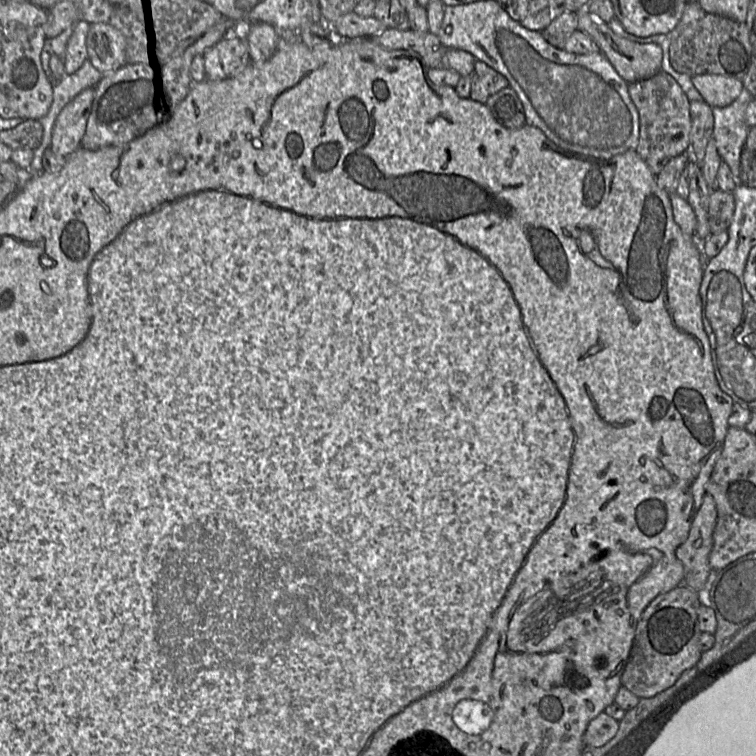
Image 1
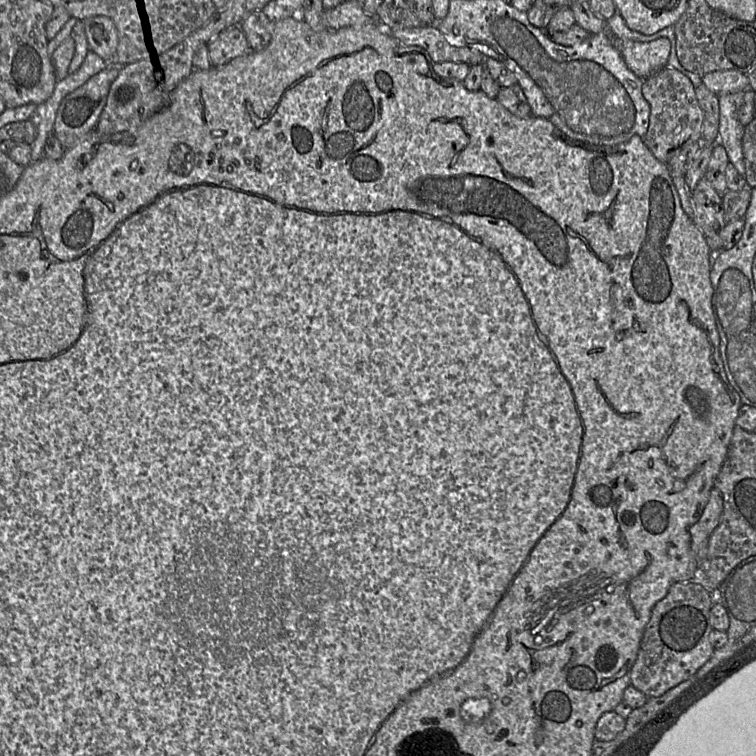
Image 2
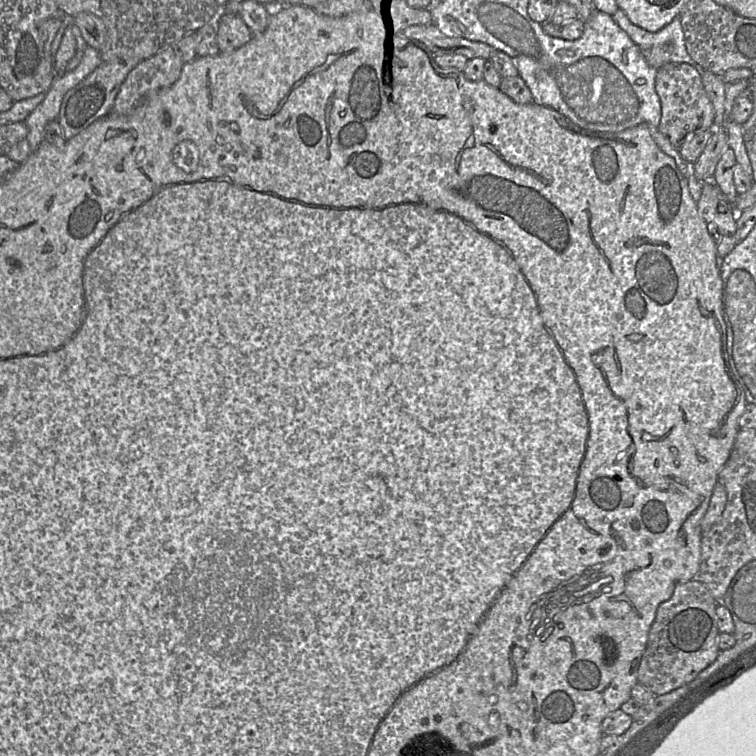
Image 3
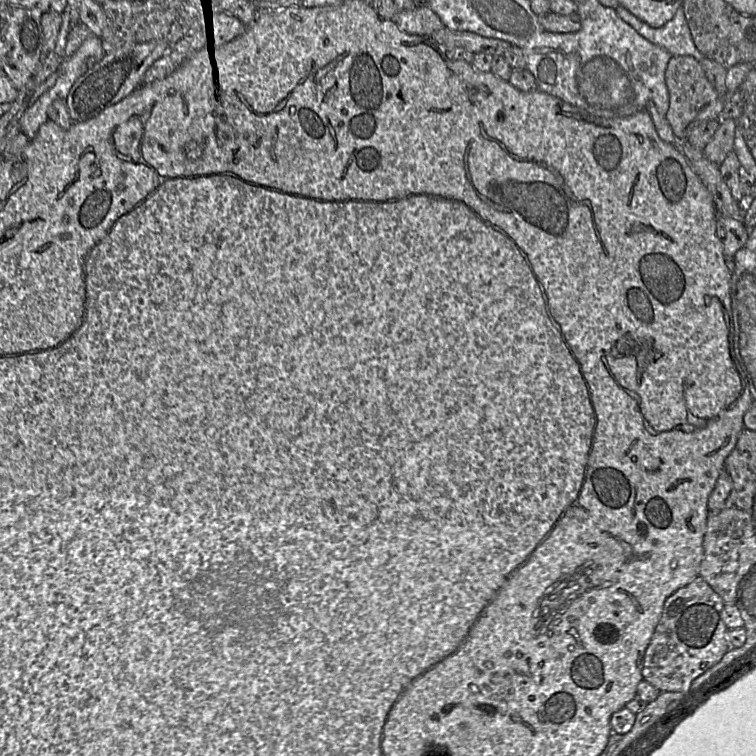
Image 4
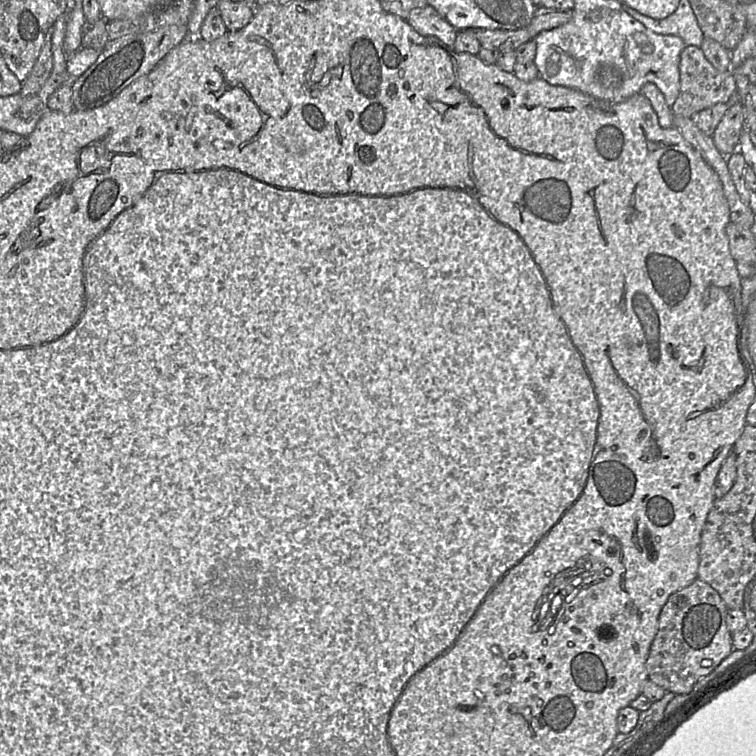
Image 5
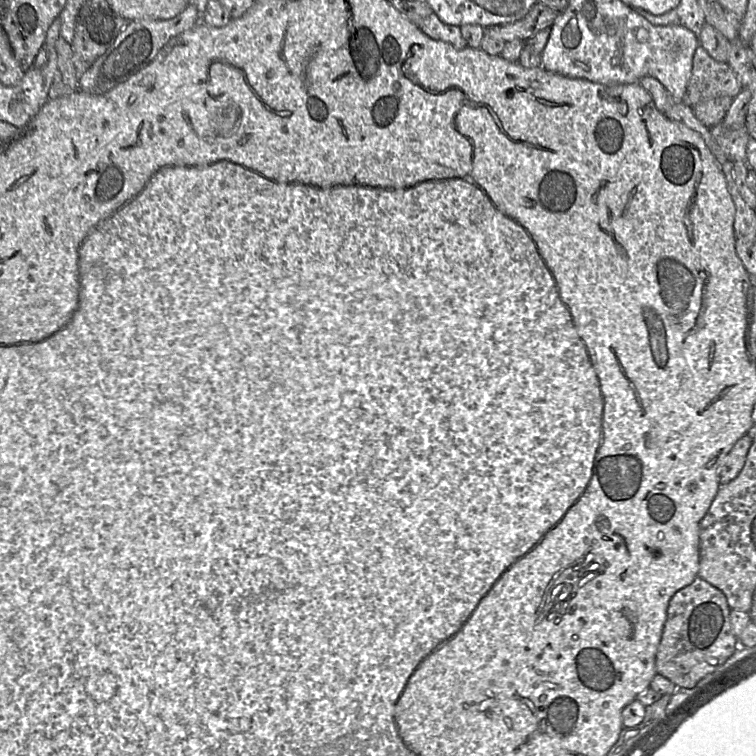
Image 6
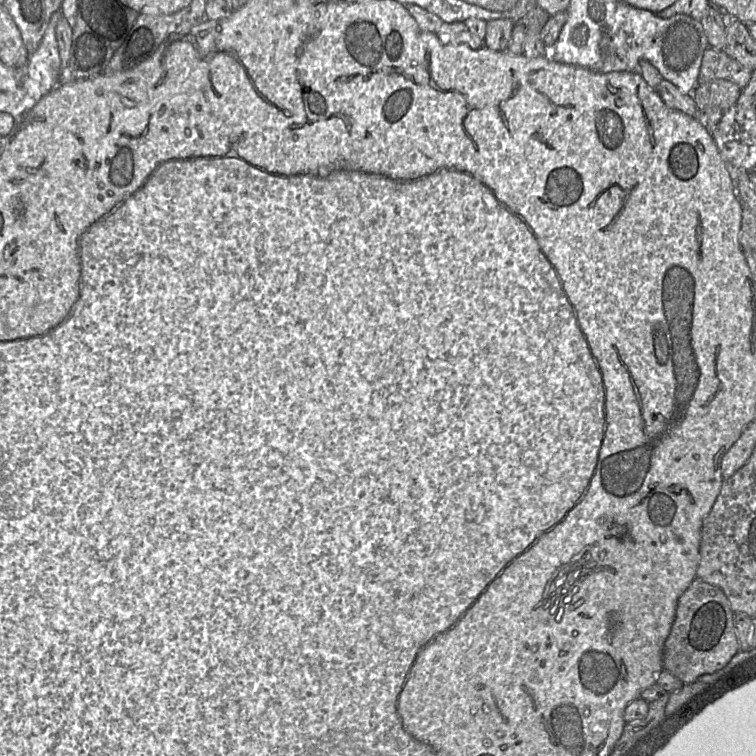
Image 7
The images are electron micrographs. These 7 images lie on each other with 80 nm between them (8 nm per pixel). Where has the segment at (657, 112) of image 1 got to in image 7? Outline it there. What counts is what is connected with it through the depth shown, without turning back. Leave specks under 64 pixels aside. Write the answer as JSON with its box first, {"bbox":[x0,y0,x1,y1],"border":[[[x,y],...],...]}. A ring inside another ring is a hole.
{"bbox":[698,47,752,90],"border":[[[709,47],[703,54],[698,85],[715,79],[725,79],[742,90],[749,83],[752,72],[722,50]]]}

